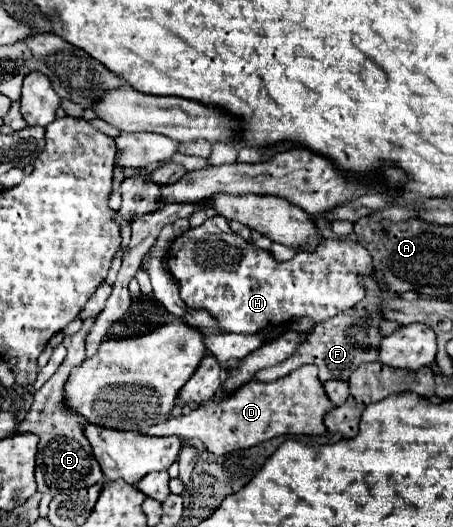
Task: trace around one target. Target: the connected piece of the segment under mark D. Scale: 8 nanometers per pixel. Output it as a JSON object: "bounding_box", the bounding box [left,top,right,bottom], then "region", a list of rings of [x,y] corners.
{"bounding_box":[145,364,333,456],"region":[[[305,364],[275,382],[249,380],[247,384],[239,386],[229,396],[221,398],[217,404],[209,400],[201,408],[191,410],[189,414],[169,418],[151,426],[145,434],[179,436],[185,440],[197,438],[205,444],[205,448],[211,454],[221,456],[225,452],[251,448],[255,444],[261,444],[281,434],[325,434],[327,430],[323,424],[323,418],[331,410],[333,410],[333,404],[327,398],[317,378],[317,366]]]}

